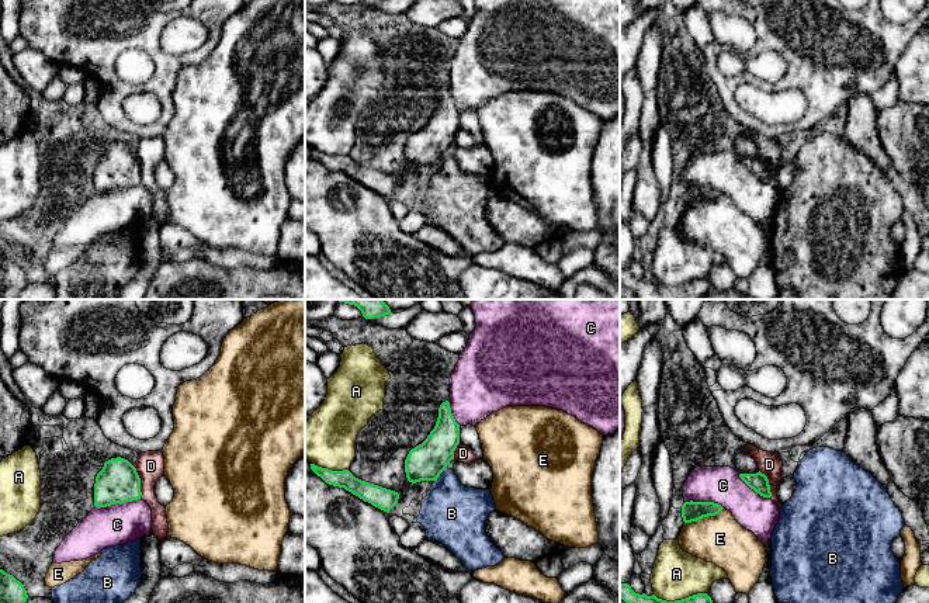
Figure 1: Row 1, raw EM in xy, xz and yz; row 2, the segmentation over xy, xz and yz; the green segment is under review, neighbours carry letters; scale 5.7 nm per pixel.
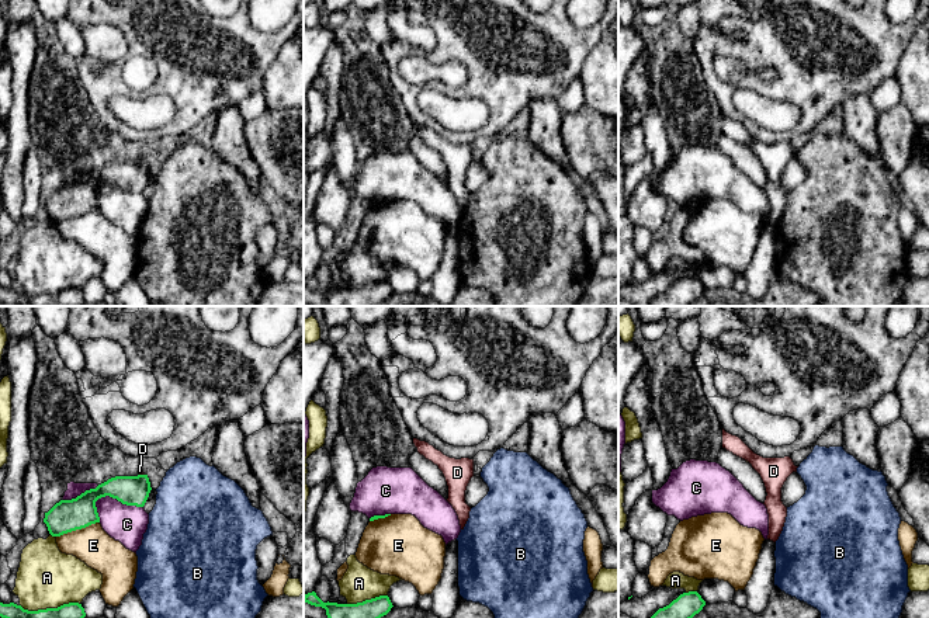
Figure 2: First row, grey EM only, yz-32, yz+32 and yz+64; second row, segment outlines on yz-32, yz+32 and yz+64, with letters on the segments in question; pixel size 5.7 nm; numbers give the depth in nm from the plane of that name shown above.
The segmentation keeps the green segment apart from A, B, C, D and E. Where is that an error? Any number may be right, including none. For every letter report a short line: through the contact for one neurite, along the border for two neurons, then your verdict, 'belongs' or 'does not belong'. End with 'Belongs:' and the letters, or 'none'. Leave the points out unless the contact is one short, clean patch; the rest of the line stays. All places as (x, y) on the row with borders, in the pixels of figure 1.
A: does not belong
B: does not belong
C: does not belong
D: xy (134, 467), (139, 478), (141, 498) | does not belong
E: does not belong
Belongs: none

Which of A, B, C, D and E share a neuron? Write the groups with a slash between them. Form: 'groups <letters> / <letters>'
groups A / B / C / D / E

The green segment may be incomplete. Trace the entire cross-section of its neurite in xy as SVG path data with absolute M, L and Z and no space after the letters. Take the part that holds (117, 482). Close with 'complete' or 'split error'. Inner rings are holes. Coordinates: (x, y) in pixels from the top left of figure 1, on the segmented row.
M117 457L104 462L94 484L96 507L138 500L141 496L141 478L128 460Z | complete

